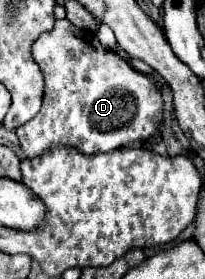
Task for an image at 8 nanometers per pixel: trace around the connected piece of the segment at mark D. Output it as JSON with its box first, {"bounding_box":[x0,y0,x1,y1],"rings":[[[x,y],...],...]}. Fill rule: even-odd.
{"bounding_box":[16,19,164,157],"rings":[[[68,19],[56,21],[50,31],[42,33],[34,41],[32,57],[44,75],[46,89],[38,115],[16,129],[20,147],[26,157],[42,155],[54,145],[76,147],[82,153],[108,153],[132,141],[146,141],[162,129],[164,99],[160,89],[146,75],[132,69],[132,65],[122,55],[104,49],[92,31],[78,29]]]}

